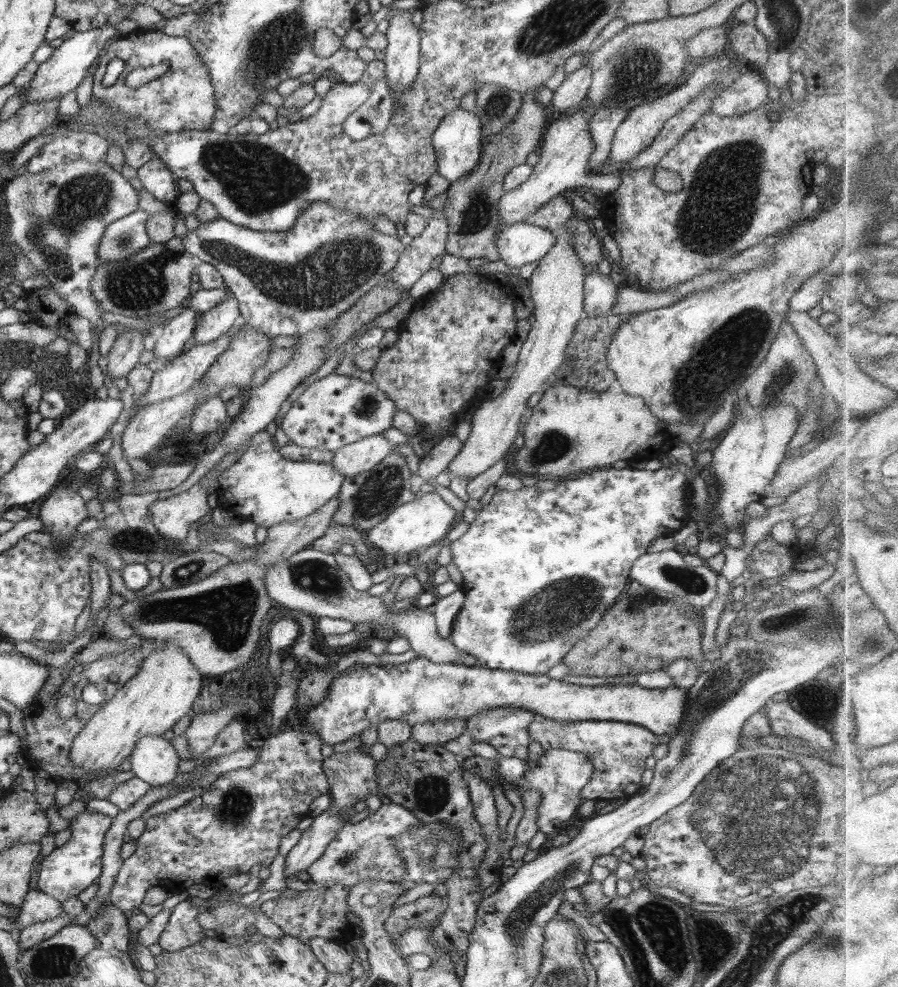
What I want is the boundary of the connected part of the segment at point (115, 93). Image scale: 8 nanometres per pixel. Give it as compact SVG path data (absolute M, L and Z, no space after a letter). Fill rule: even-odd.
M138 28L124 38L106 48L107 52L98 59L98 69L94 74L92 96L110 105L111 113L120 118L140 119L155 131L178 132L183 130L210 129L215 113L214 86L208 75L208 67L202 65L202 59L187 37L169 36L161 31ZM114 58L122 59L126 72L112 86L102 85L107 64ZM170 63L171 70L164 76L152 79L138 89L132 89L124 83L125 74L138 67L150 67Z

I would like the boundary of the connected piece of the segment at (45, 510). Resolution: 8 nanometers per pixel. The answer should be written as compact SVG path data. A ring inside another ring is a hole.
M56 486L40 506L38 518L44 525L41 532L50 533L54 541L72 539L78 534L76 527L90 517L80 494L62 486Z

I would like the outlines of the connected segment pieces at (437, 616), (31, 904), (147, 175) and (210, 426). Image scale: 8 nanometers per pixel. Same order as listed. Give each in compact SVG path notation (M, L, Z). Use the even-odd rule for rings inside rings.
M455 587L450 594L438 597L431 607L434 620L436 622L436 634L440 634L442 638L450 640L452 634L452 624L456 620L455 616L462 608L465 594L462 588Z
M29 889L29 894L26 896L15 921L19 924L19 928L23 929L37 922L54 920L62 913L64 913L64 909L61 901L41 890Z
M154 156L147 164L138 170L138 178L144 188L154 195L154 198L165 203L173 204L180 195L176 176L166 168L162 159Z
M213 396L194 409L190 429L196 436L206 436L220 428L226 420L229 420L226 403L219 396Z

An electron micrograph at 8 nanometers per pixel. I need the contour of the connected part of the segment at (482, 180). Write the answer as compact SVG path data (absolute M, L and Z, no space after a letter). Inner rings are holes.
M542 85L528 93L521 94L523 103L516 118L507 124L504 130L483 137L482 157L480 157L478 167L464 178L457 180L456 183L451 183L446 191L448 198L443 208L448 227L445 254L468 260L472 258L500 260L495 238L500 227L498 203L506 191L503 187L503 180L514 167L525 164L528 156L535 153L540 146L546 115L544 115L545 106L536 103L535 99L536 93L544 87L545 85Z

